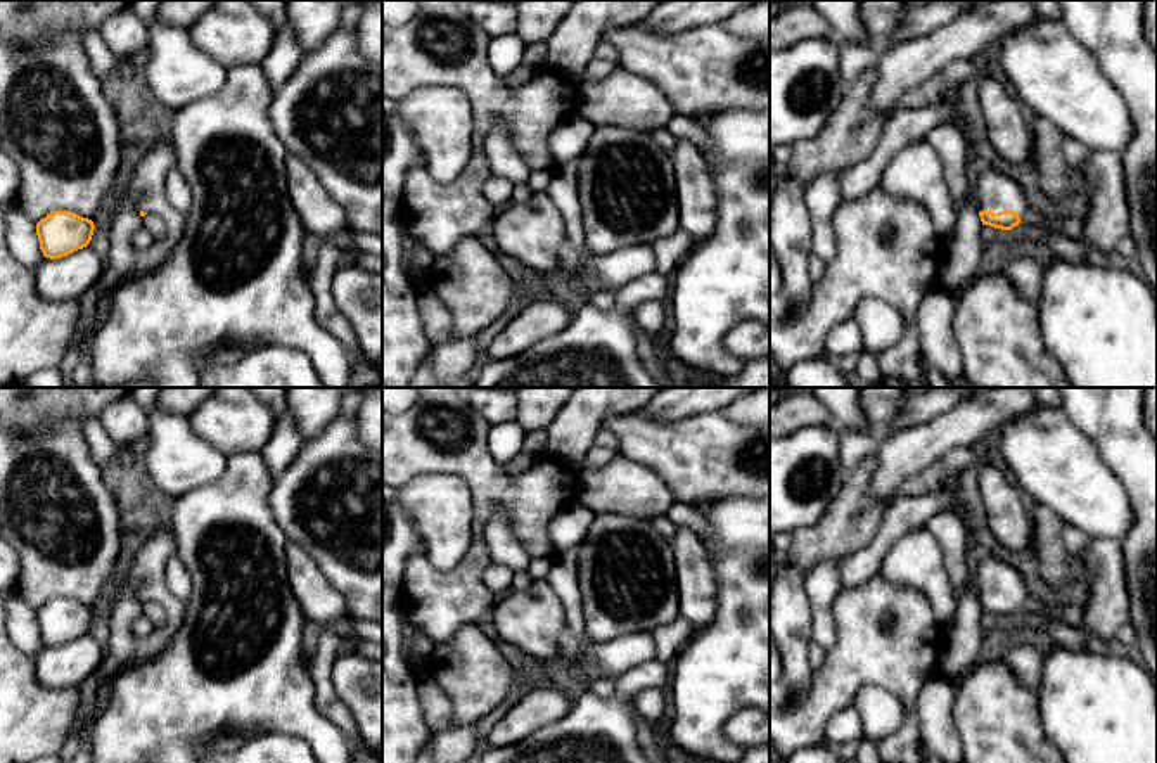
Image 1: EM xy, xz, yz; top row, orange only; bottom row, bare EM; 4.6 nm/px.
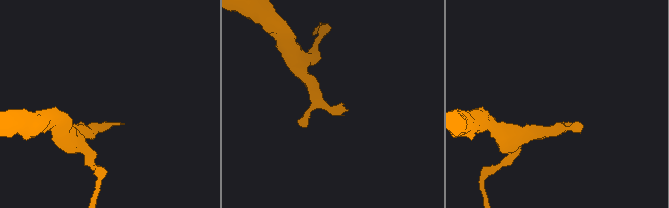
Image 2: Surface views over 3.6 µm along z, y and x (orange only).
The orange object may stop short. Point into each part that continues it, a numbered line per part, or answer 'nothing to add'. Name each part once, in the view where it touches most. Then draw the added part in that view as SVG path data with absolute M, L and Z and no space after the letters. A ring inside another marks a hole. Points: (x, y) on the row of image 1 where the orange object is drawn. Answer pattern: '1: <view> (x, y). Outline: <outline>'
1: yz (995, 191). Outline: M993 166L981 171L972 194L979 211L1017 211L1020 221L1029 218L1024 189L1008 173L996 171Z

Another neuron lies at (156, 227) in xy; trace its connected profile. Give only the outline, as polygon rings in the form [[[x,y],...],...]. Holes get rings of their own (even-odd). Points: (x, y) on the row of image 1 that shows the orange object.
[[[152,213],[142,216],[142,227],[152,235],[154,240],[161,240],[166,234],[164,220]]]

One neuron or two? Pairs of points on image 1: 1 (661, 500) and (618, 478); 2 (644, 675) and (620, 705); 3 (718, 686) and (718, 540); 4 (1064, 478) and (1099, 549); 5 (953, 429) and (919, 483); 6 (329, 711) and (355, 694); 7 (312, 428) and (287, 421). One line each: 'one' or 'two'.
1: one
2: one
3: one
4: two
5: two
6: two
7: two

